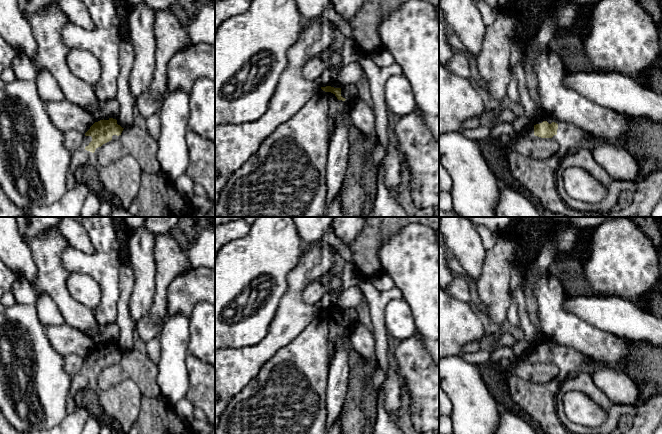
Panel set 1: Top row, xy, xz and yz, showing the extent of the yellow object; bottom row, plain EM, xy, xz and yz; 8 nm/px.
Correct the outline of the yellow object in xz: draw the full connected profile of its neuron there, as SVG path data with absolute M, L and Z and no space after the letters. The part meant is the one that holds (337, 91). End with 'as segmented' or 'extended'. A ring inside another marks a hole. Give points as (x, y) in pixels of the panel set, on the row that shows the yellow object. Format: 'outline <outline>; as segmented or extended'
outline M337 81L330 86L321 87L326 92L326 97L329 103L328 116L331 123L338 117L341 117L345 123L350 126L351 119L349 116L349 109L352 101L348 99L342 91L342 85Z; extended

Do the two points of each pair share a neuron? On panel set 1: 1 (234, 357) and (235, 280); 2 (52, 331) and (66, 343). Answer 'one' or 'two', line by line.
1: two
2: one

